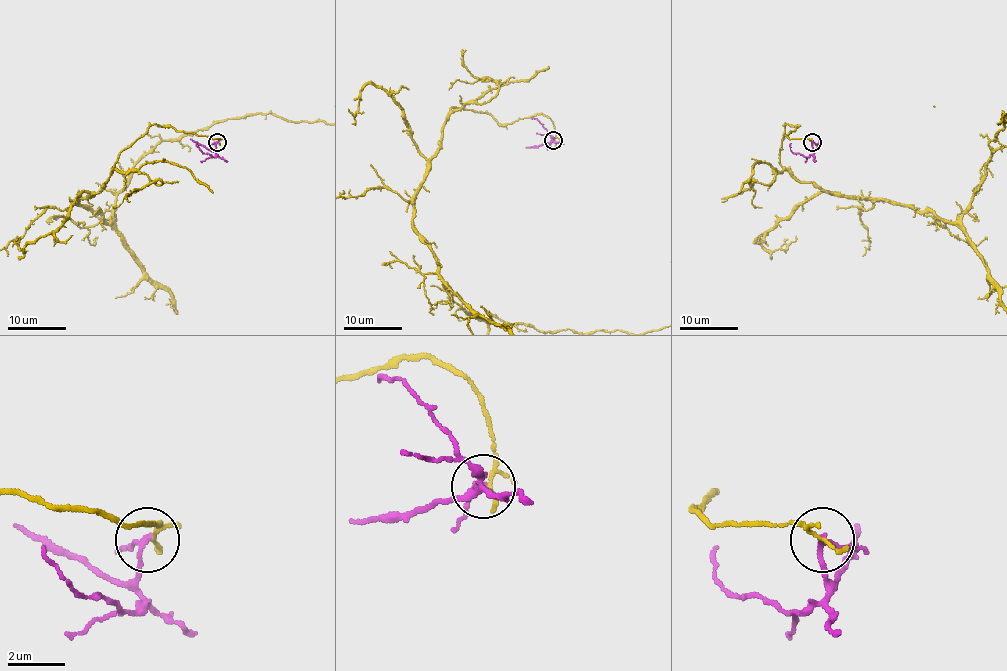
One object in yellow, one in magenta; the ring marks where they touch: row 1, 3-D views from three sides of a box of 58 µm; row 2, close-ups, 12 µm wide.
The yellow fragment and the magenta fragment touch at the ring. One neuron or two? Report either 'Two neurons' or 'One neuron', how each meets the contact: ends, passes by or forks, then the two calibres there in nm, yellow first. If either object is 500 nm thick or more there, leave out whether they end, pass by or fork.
Two neurons. At the ring yellow passes by. At the ring magenta passes by. Thickness 110 nm (yellow) against 150 nm

